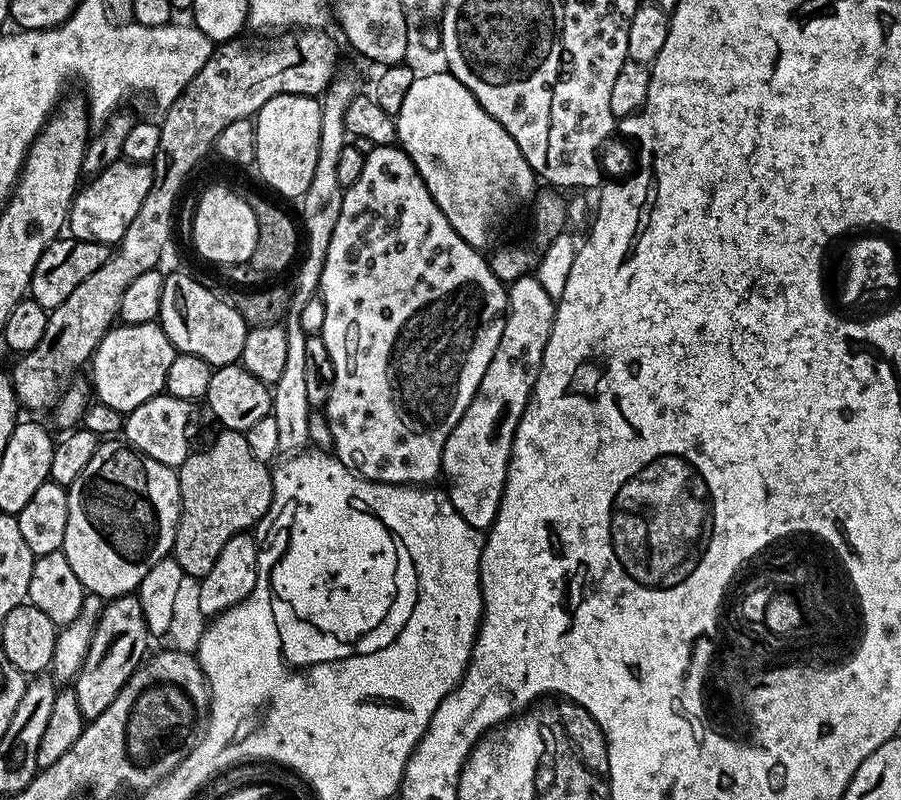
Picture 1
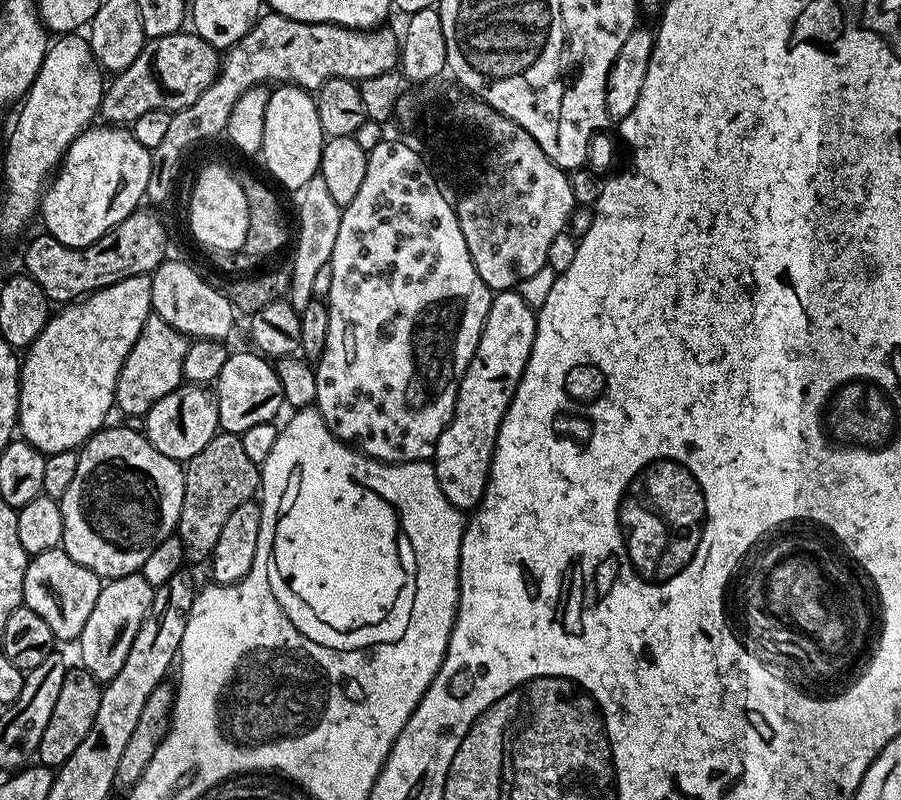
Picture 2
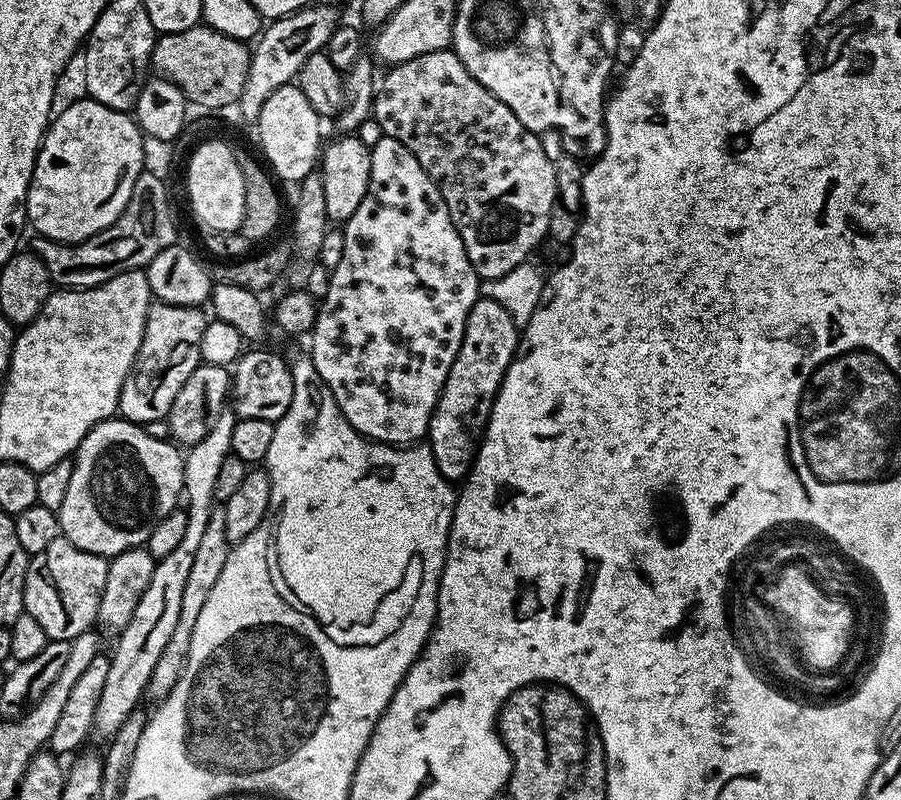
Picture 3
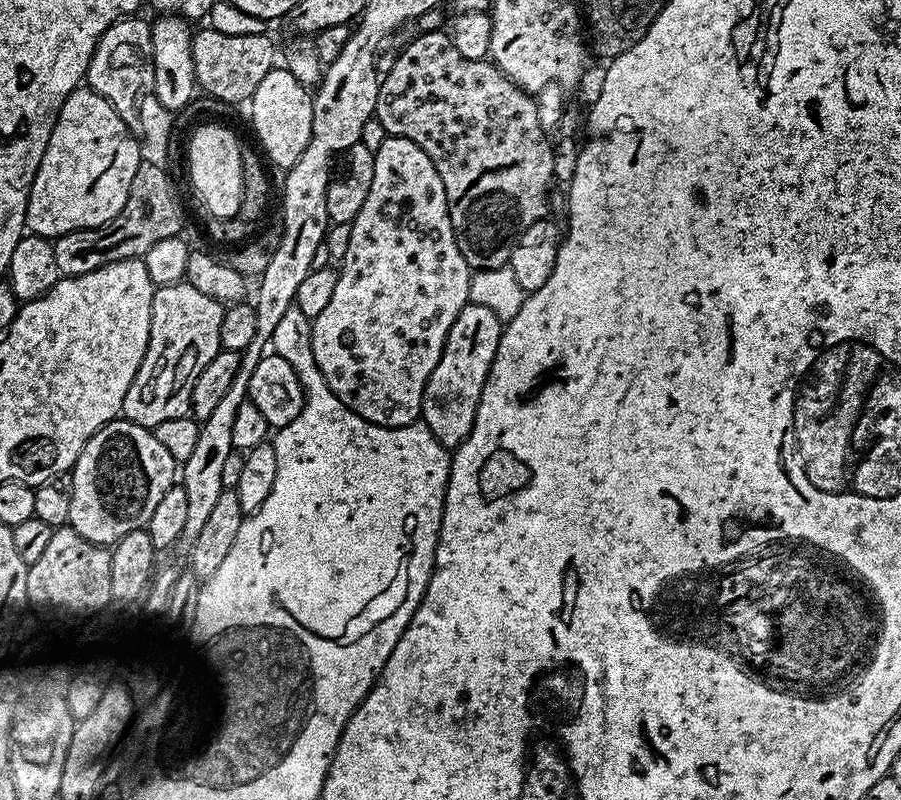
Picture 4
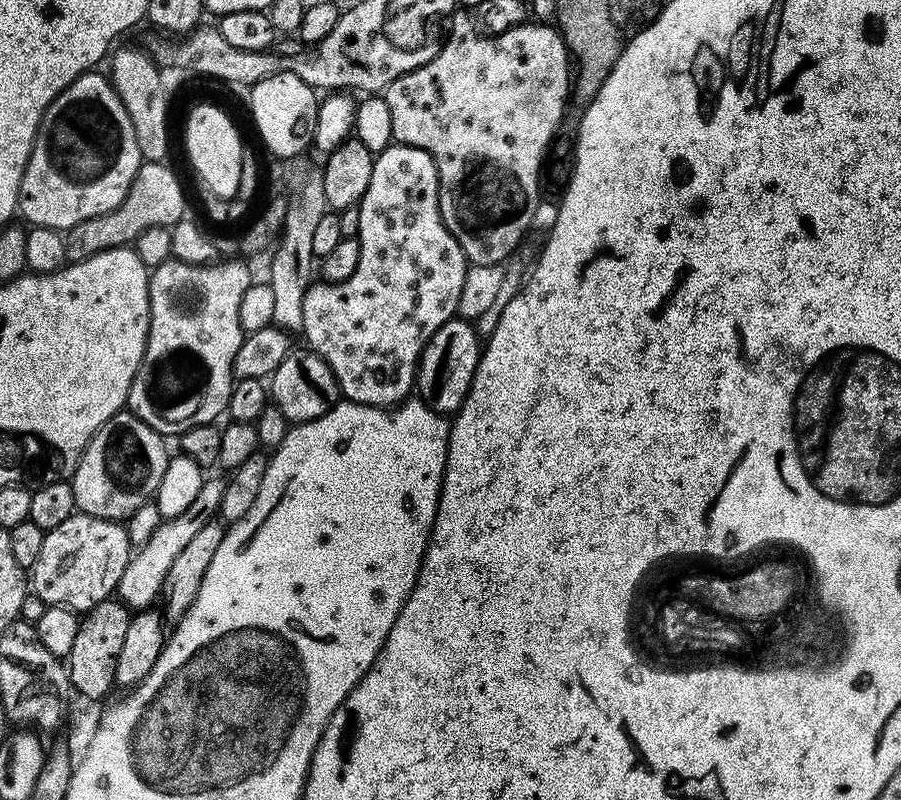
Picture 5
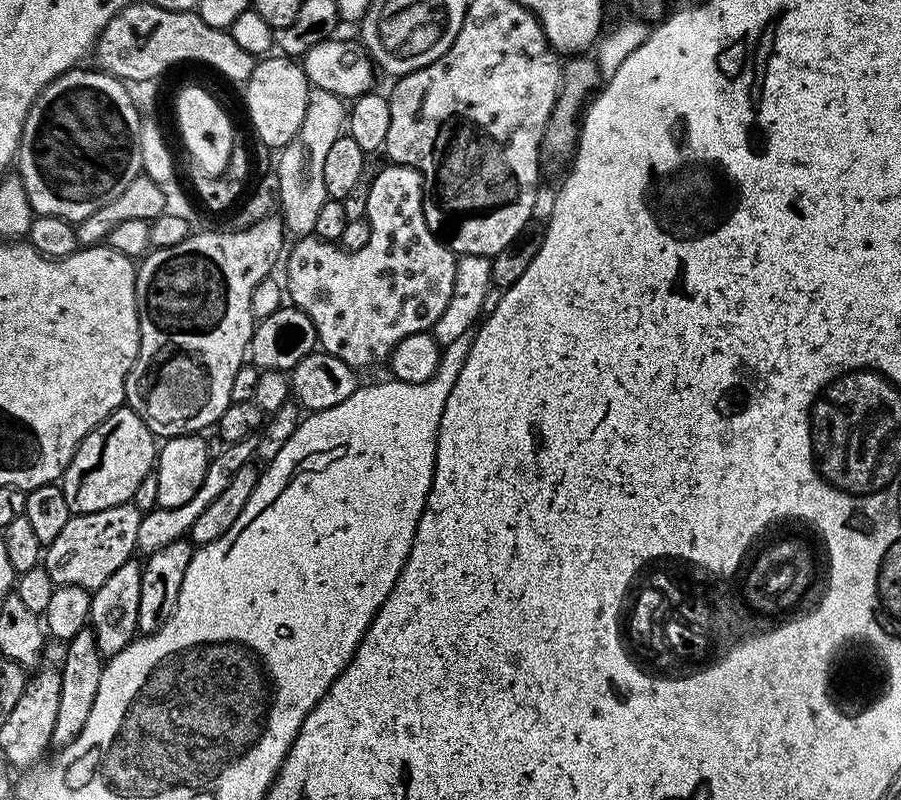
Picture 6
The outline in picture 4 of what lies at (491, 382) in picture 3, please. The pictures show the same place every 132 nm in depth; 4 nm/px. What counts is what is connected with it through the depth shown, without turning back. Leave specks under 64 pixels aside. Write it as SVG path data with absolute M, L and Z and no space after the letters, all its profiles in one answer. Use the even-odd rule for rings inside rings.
M472 303L460 311L458 318L454 318L454 326L450 326L438 366L434 366L426 382L420 407L422 423L428 427L430 434L434 434L434 438L438 438L443 448L455 450L474 426L474 414L482 398L482 386L486 386L494 354L498 354L501 331L502 323L494 310Z

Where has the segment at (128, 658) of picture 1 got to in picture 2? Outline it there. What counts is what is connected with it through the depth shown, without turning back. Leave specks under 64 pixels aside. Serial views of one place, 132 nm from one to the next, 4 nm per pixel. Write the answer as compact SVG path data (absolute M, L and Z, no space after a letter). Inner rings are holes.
M143 571L101 583L98 602L94 602L94 611L90 618L86 618L86 626L82 626L82 634L78 637L79 663L94 679L107 682L122 670L126 654L130 654L130 646L134 646L138 630L142 630L142 622L150 610L150 602L154 602L155 593L156 588L146 582Z

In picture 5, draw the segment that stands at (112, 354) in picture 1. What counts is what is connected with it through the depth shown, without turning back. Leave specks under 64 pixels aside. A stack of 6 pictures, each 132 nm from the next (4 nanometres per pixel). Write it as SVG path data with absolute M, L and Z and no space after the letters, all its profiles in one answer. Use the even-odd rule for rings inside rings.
M169 258L165 264L151 269L148 278L148 341L128 391L126 408L165 438L200 428L225 415L234 383L232 363L246 335L238 322L238 306L242 294L246 294L254 280L244 263L240 258L224 258L206 264L188 264Z

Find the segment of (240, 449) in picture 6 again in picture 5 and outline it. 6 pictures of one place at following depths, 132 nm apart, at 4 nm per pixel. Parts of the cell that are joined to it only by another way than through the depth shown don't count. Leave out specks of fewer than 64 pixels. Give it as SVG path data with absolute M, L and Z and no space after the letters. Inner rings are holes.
M205 479L202 488L198 492L194 502L182 512L182 514L163 519L154 535L148 539L144 545L141 545L130 557L123 571L122 578L119 579L117 588L117 597L121 603L127 605L133 611L143 611L151 607L160 595L161 586L165 582L165 574L170 570L170 565L178 558L178 553L202 530L202 526L209 524L217 515L222 500L222 490L224 483L221 479ZM137 552L137 553L136 553Z

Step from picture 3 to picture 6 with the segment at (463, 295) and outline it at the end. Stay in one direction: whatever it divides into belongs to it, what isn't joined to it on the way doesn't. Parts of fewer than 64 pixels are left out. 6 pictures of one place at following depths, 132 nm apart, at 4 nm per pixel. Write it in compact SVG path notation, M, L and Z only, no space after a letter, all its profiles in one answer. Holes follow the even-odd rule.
M389 163L388 168L384 168L380 172L380 180L384 185L380 188L380 200L373 199L370 204L370 242L366 246L362 246L362 250L354 250L353 252L345 250L343 247L337 246L335 243L327 240L319 240L316 235L299 237L296 249L289 251L286 256L286 264L288 260L288 269L285 270L283 279L286 281L286 296L295 307L301 308L310 318L310 322L314 322L314 330L319 347L328 355L338 358L342 362L346 362L346 366L350 366L354 370L360 368L372 368L375 364L383 365L391 356L392 352L398 346L398 342L402 342L402 338L410 338L410 334L418 334L419 332L427 332L432 330L435 323L442 316L442 312L446 310L446 306L450 305L451 295L455 288L455 270L457 264L457 255L451 252L442 241L440 241L430 230L430 226L426 226L426 214L424 213L424 187L422 186L422 178L418 174L418 170L413 168L404 168L400 164Z

